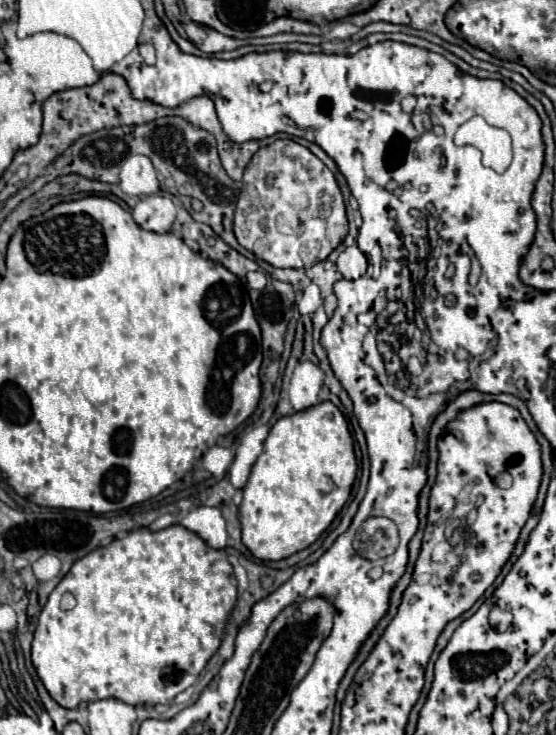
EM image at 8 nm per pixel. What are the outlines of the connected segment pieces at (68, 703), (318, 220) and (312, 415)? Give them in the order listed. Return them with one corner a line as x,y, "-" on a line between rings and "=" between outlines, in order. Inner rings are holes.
174,524
160,532
150,532
146,528
134,530
126,538
114,540
112,544
96,548
94,552
86,554
82,560
76,560
74,566
70,568
70,572
60,580
60,584
48,596
48,602
38,618
38,628
36,628
34,640
32,640
32,664
34,664
42,684
50,692
50,696
62,708
78,708
78,704
82,704
82,702
108,700
108,698
126,702
130,706
170,704
180,692
184,692
186,688
190,688
196,682
198,674
206,668
208,660
218,652
228,614
230,614
232,606
236,604
236,596
238,596
236,590
238,590
238,582
232,574
232,564
228,562
226,552
210,548
202,538
198,538
194,532
186,530
184,526
=
276,140
260,148
244,170
244,186
234,214
234,234
240,246
276,268
310,268
326,260
332,250
348,236
344,198
332,172
304,146
294,140
=
320,402
308,410
294,412
280,418
266,442
264,452
252,466
252,474
244,486
244,500
240,504
242,544
258,560
284,560
314,544
322,532
332,524
352,492
358,461
354,456
353,439
342,412
332,402

